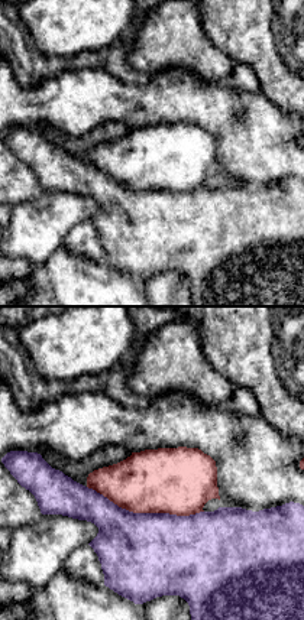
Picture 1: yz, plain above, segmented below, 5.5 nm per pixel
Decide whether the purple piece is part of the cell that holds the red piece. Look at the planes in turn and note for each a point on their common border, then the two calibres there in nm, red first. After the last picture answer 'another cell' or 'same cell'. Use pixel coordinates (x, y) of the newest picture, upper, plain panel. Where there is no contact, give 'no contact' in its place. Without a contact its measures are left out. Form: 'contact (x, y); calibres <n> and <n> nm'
contact (145, 188); calibres 360 and 480 nm

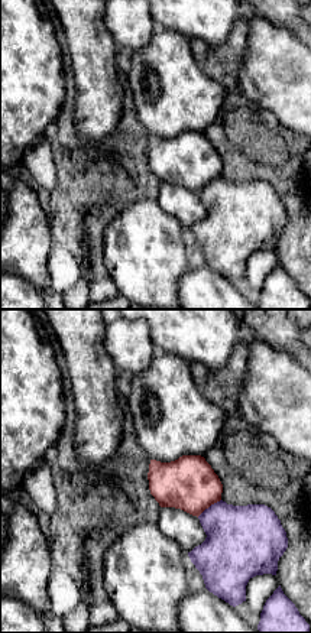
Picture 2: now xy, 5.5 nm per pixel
contact (209, 182); calibres 300 and 360 nm

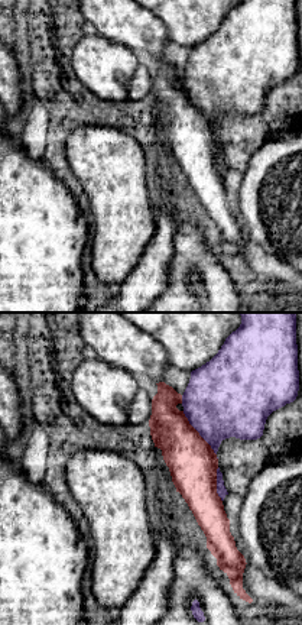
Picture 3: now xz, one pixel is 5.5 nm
contact (198, 109); calibres 280 and 440 nm

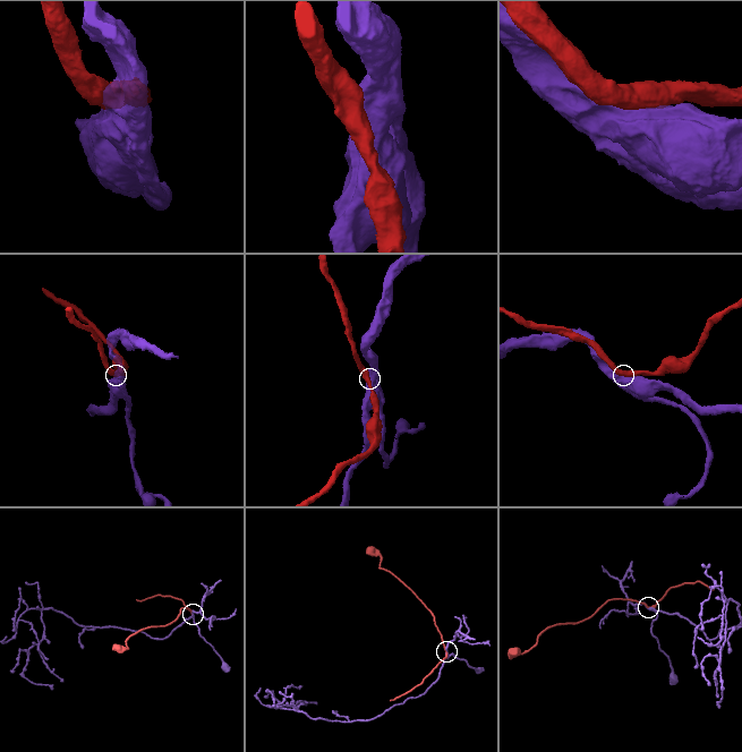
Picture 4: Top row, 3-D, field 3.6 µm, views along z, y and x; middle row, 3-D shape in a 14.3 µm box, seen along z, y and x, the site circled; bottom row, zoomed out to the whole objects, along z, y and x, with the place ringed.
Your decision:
another cell

